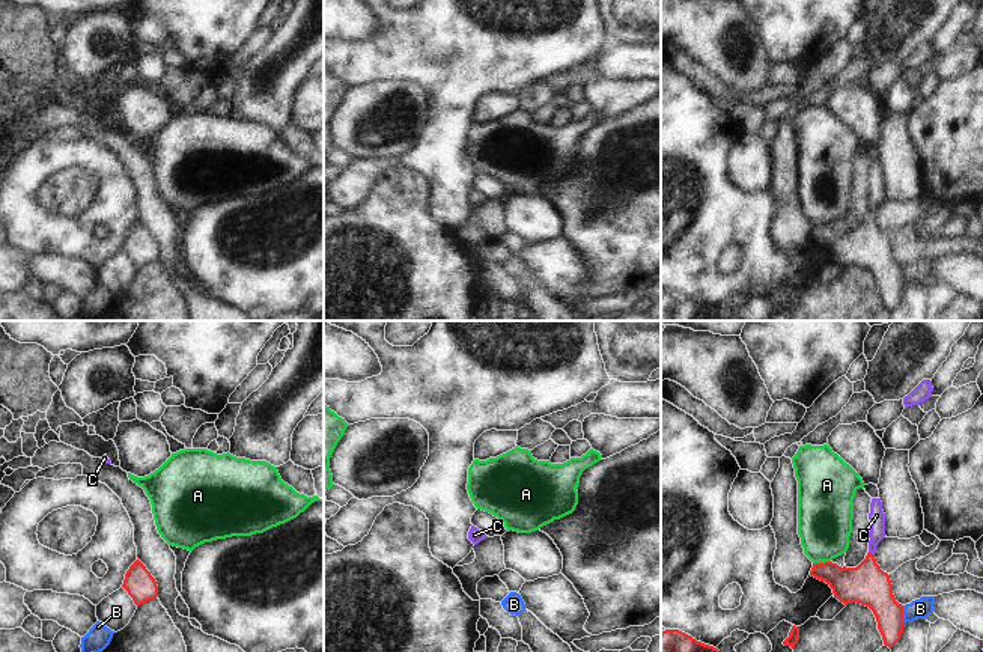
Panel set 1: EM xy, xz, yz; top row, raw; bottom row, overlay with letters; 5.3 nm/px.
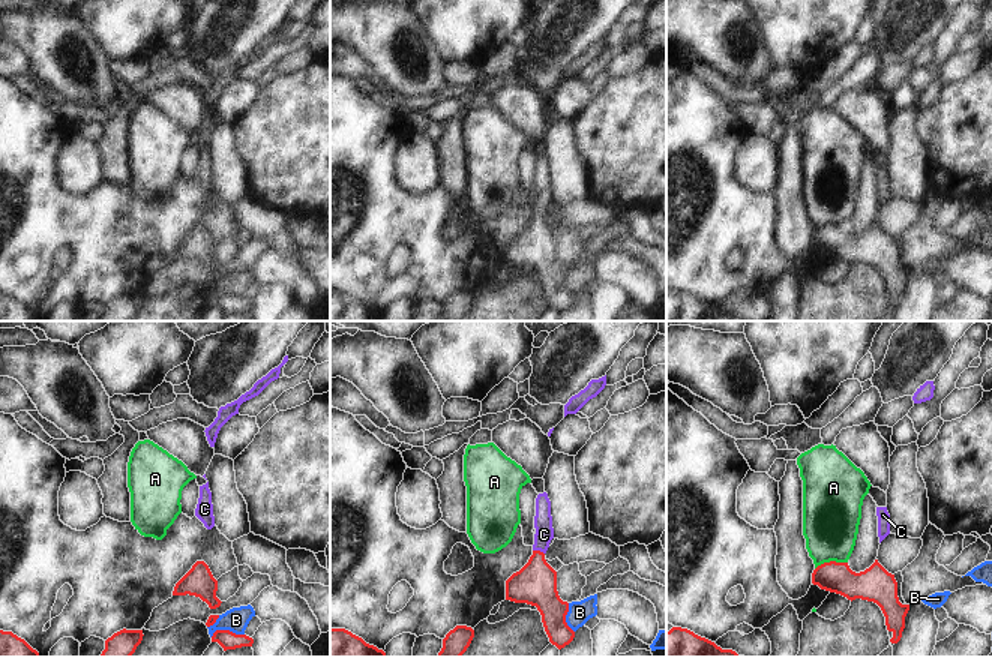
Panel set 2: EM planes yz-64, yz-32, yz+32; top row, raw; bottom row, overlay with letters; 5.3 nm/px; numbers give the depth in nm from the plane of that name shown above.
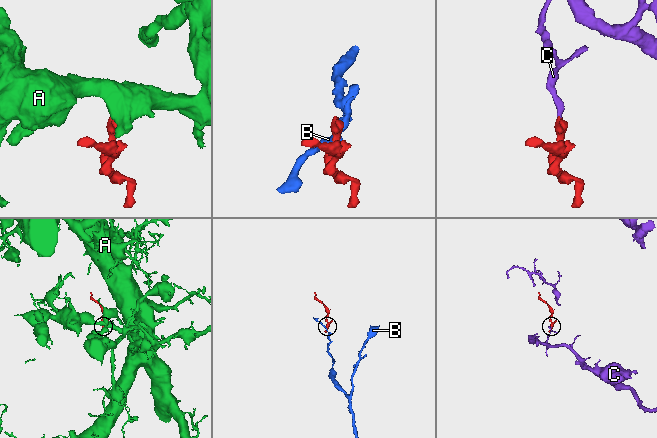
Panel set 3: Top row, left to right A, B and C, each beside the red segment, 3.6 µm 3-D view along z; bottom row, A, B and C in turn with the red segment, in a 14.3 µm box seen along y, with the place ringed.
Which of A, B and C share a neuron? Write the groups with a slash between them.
A / B / C

